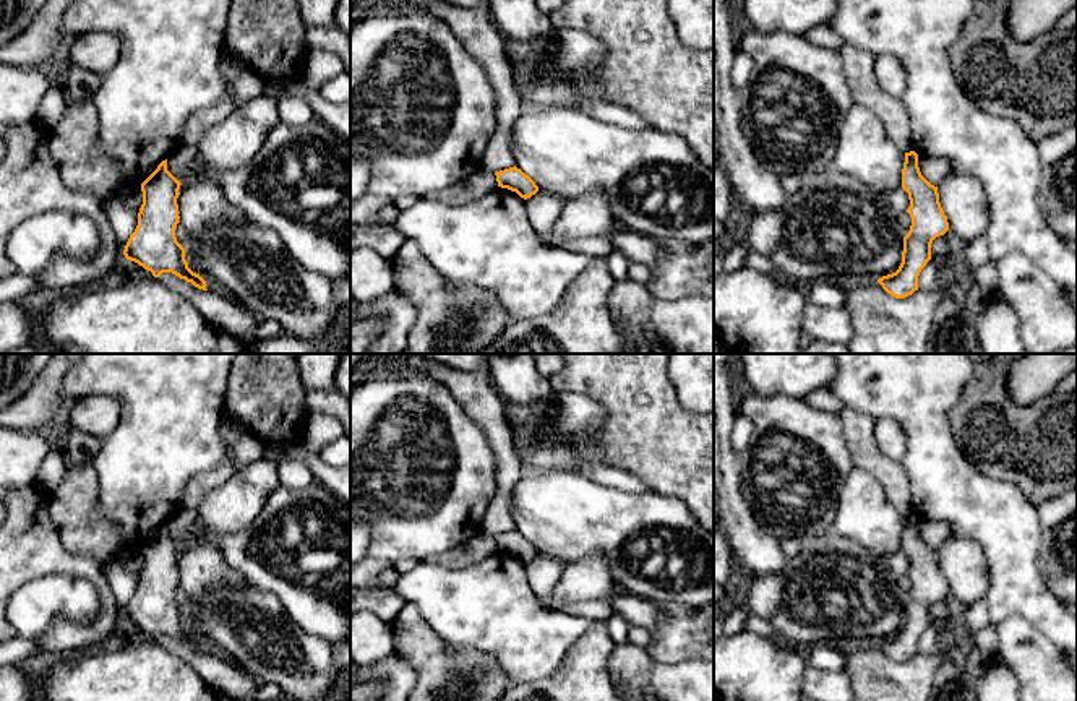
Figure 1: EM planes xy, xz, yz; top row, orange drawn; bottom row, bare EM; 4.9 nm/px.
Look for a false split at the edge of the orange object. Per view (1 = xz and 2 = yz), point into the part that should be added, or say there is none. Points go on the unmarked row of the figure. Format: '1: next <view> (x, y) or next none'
1: next none
2: next none

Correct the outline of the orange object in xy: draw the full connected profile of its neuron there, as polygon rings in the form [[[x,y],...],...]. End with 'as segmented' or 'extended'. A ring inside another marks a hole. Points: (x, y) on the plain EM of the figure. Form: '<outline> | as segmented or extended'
[[[167,523],[141,547],[143,568],[138,576],[138,589],[130,599],[123,618],[151,634],[154,641],[172,636],[195,651],[208,654],[206,644],[188,631],[185,612],[177,605],[175,591],[178,579],[177,544],[167,534]]] | as segmented

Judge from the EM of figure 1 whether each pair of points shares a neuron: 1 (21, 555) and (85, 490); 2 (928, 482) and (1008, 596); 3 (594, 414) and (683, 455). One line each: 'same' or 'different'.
1: different
2: same
3: different

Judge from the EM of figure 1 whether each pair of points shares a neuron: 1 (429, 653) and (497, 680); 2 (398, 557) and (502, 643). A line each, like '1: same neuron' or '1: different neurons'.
1: same neuron
2: different neurons

